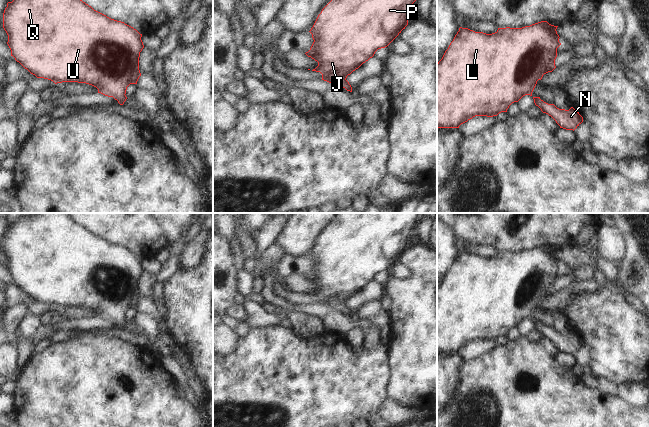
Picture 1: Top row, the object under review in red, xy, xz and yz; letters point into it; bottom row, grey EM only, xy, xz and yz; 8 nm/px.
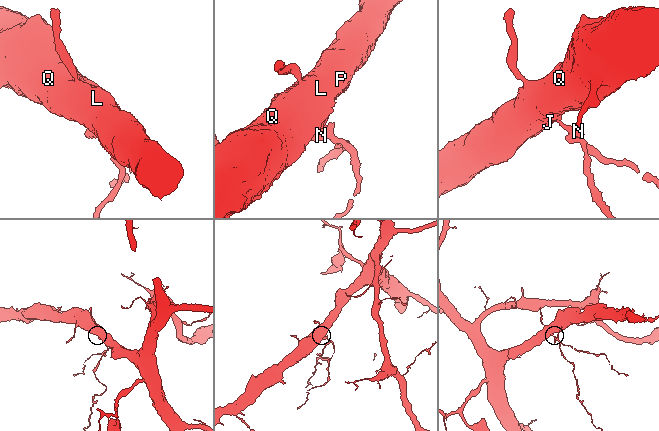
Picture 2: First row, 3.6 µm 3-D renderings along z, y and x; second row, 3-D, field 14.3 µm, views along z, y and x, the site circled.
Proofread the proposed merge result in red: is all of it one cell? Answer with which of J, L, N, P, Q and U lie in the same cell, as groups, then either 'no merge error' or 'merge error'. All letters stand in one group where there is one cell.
J L N P Q U | no merge error

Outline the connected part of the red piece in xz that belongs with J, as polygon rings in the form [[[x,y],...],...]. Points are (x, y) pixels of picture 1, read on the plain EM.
[[[337,213],[333,223],[322,233],[309,255],[314,264],[305,278],[318,286],[312,295],[320,296],[322,304],[352,316],[347,300],[372,282],[378,273],[387,271],[408,249],[411,231],[422,213]]]

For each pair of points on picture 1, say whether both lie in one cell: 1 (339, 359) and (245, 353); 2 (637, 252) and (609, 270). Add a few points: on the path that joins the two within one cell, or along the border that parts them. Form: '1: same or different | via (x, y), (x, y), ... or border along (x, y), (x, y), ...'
1: same | via (316, 359), (285, 359), (282, 356), (268, 356)
2: different | border along (617, 266), (618, 281)

